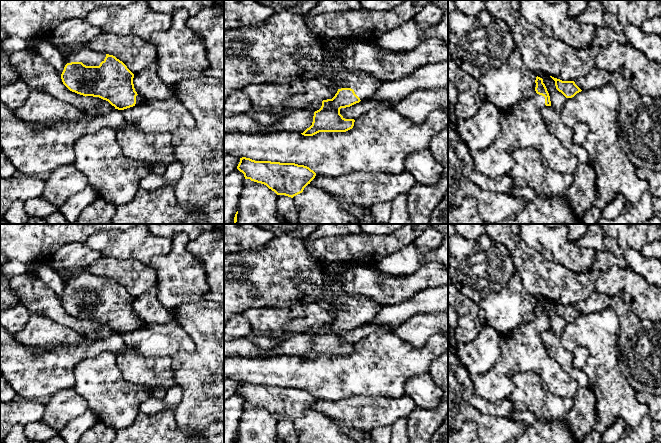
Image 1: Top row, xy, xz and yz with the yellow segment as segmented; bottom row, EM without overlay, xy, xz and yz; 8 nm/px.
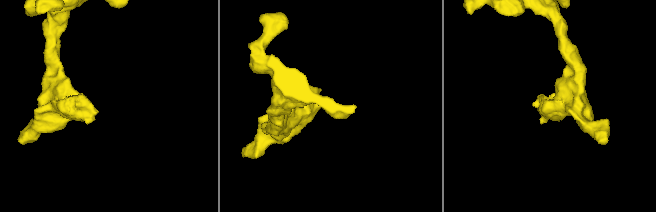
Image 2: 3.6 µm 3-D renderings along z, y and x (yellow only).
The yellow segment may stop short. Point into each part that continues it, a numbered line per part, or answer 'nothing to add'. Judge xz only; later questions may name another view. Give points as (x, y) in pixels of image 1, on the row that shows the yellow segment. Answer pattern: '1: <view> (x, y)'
1: xz (364, 85)

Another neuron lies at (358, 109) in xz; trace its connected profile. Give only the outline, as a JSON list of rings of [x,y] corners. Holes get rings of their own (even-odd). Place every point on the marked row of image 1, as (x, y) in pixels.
[[[368,99],[364,101],[360,101],[359,103],[356,103],[350,107],[341,108],[340,114],[345,119],[356,119],[363,114],[373,110],[373,109],[384,109],[384,108],[390,108],[389,105],[383,101],[377,101],[373,99]]]

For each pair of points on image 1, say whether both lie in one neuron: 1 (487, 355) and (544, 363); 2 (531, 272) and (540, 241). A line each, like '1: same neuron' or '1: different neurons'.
1: different neurons
2: different neurons

